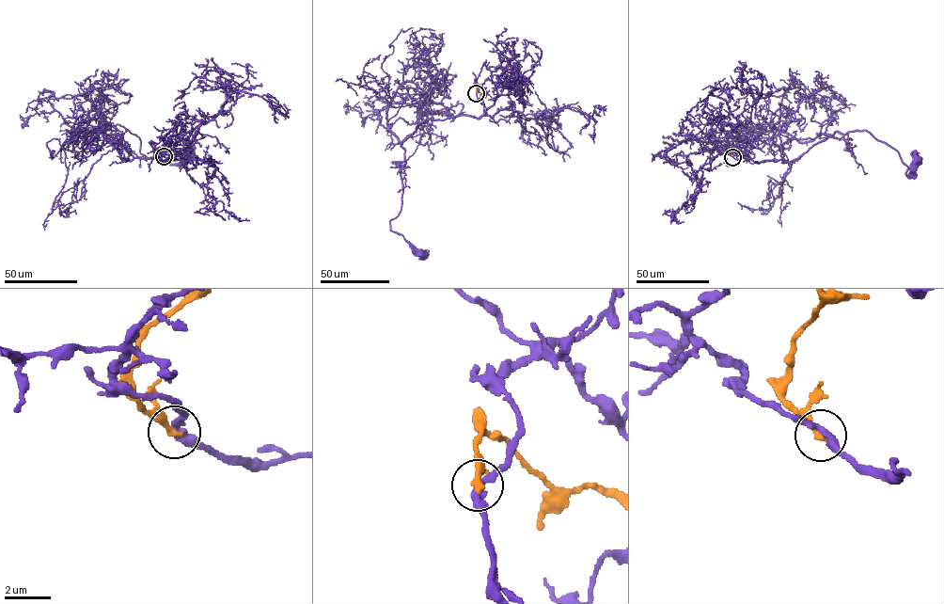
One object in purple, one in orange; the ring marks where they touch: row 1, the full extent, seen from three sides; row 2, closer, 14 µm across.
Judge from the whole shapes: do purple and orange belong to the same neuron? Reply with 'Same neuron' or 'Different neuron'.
Different neuron

